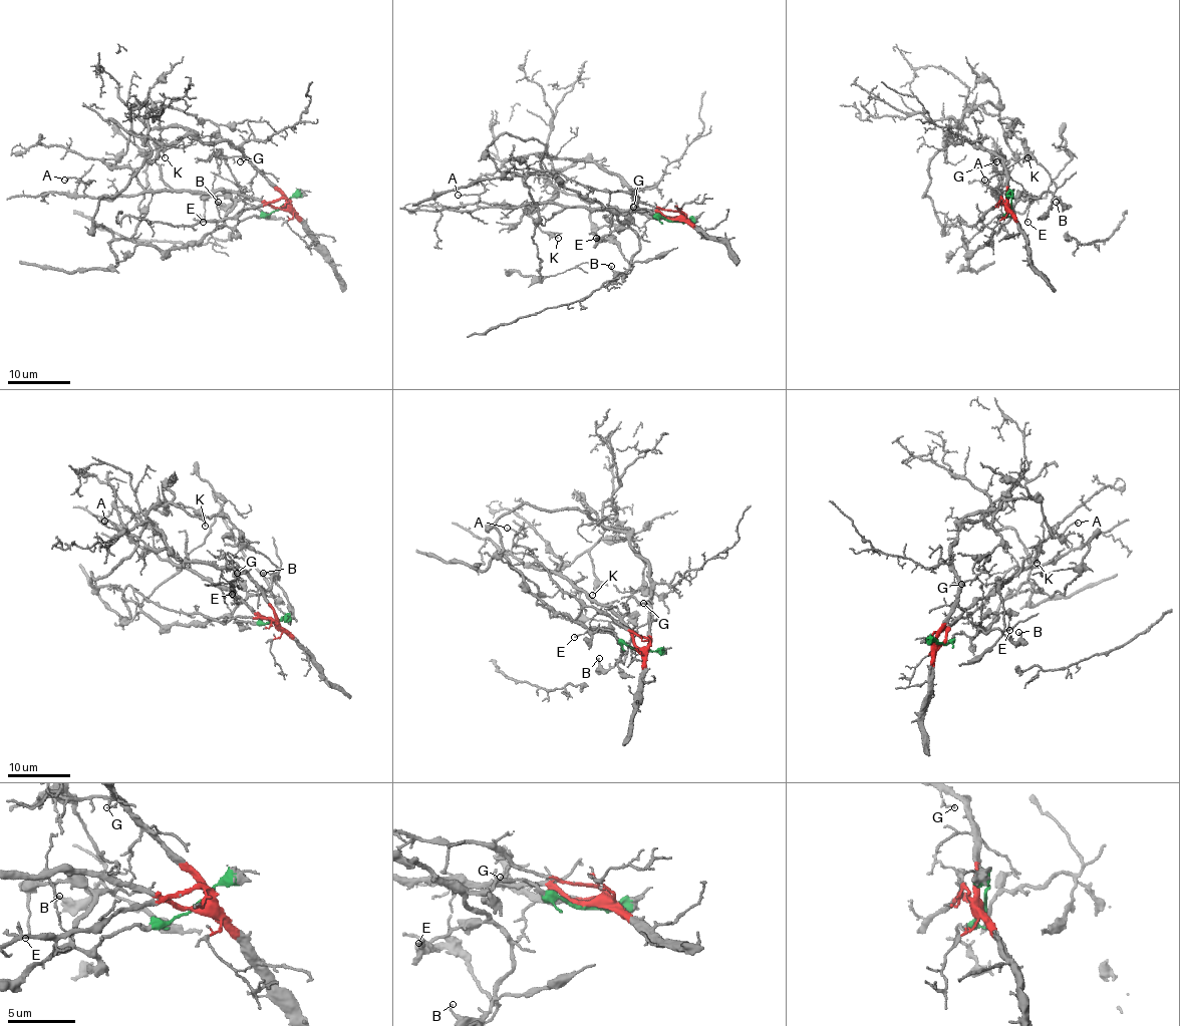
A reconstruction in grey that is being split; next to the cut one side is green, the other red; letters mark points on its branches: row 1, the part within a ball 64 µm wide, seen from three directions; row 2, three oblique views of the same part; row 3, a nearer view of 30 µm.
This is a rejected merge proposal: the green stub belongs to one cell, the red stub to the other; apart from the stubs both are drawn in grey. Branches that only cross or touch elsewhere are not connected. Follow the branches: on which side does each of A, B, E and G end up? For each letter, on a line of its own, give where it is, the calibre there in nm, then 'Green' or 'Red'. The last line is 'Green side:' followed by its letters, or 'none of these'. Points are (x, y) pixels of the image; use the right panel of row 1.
A: Place: (984, 180). Thickness 150 nm. Red
B: Place: (1056, 202). Thickness 160 nm. Green
E: Place: (1027, 222). Thickness 150 nm. Green
G: Place: (996, 161). Thickness 110 nm. Red
Green side: B, E

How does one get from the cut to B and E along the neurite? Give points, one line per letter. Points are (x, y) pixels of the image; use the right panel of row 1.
B: (1009, 206), (1009, 211), (998, 217), (1003, 227), (1019, 200), (1051, 192), (1062, 205), (1055, 202)
E: (1009, 206), (1009, 211), (998, 217), (1003, 227), (1019, 196), (1025, 196), (1028, 202), (1026, 222)

